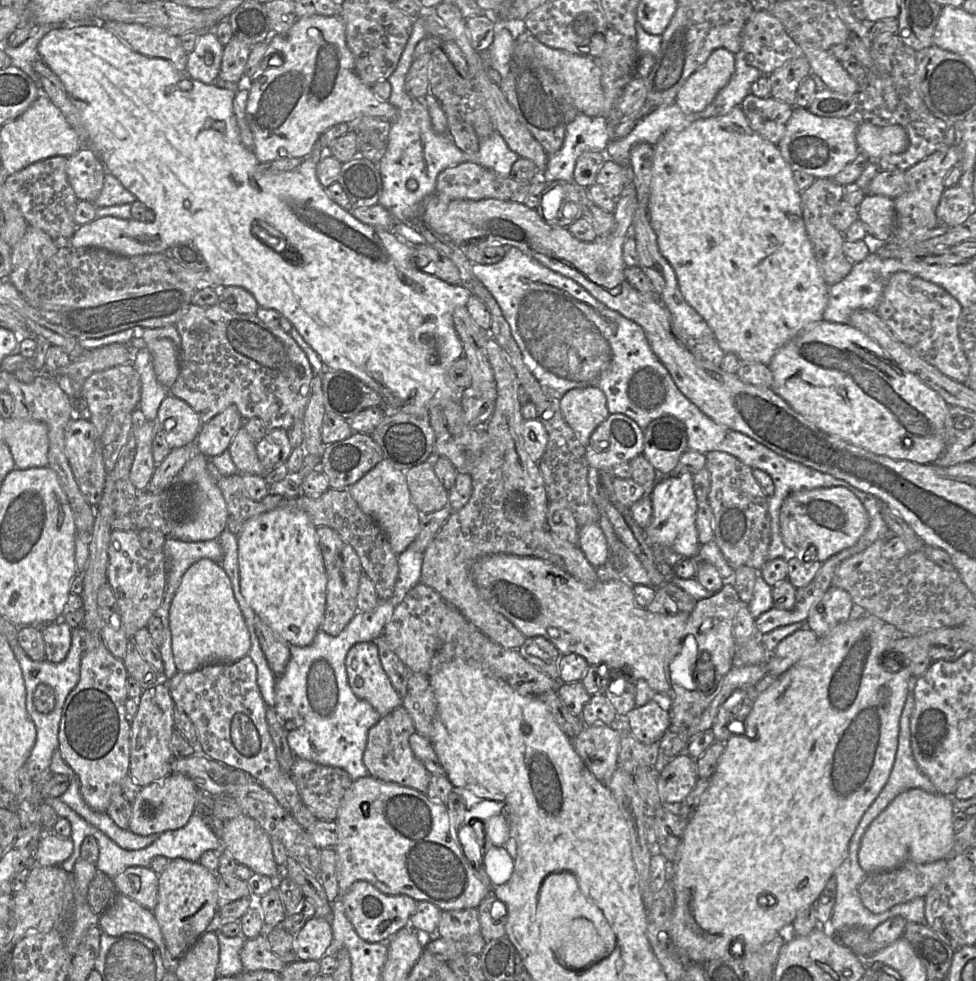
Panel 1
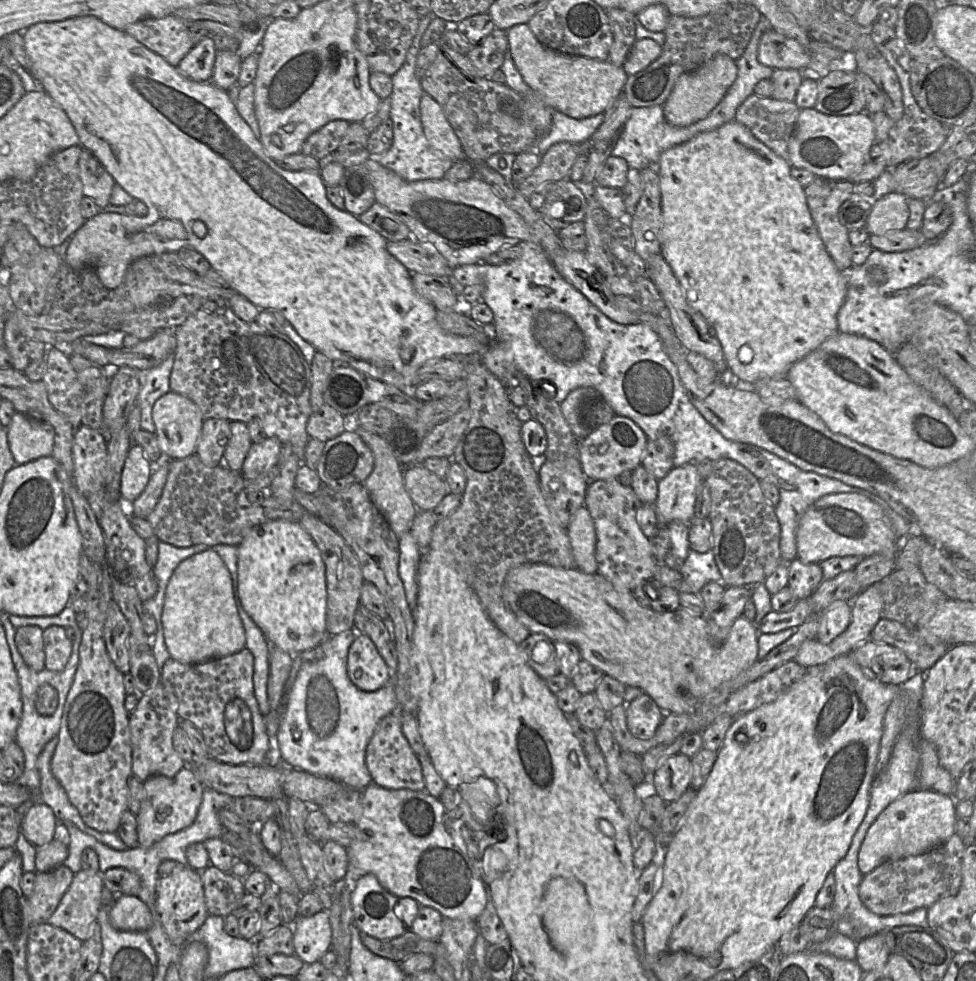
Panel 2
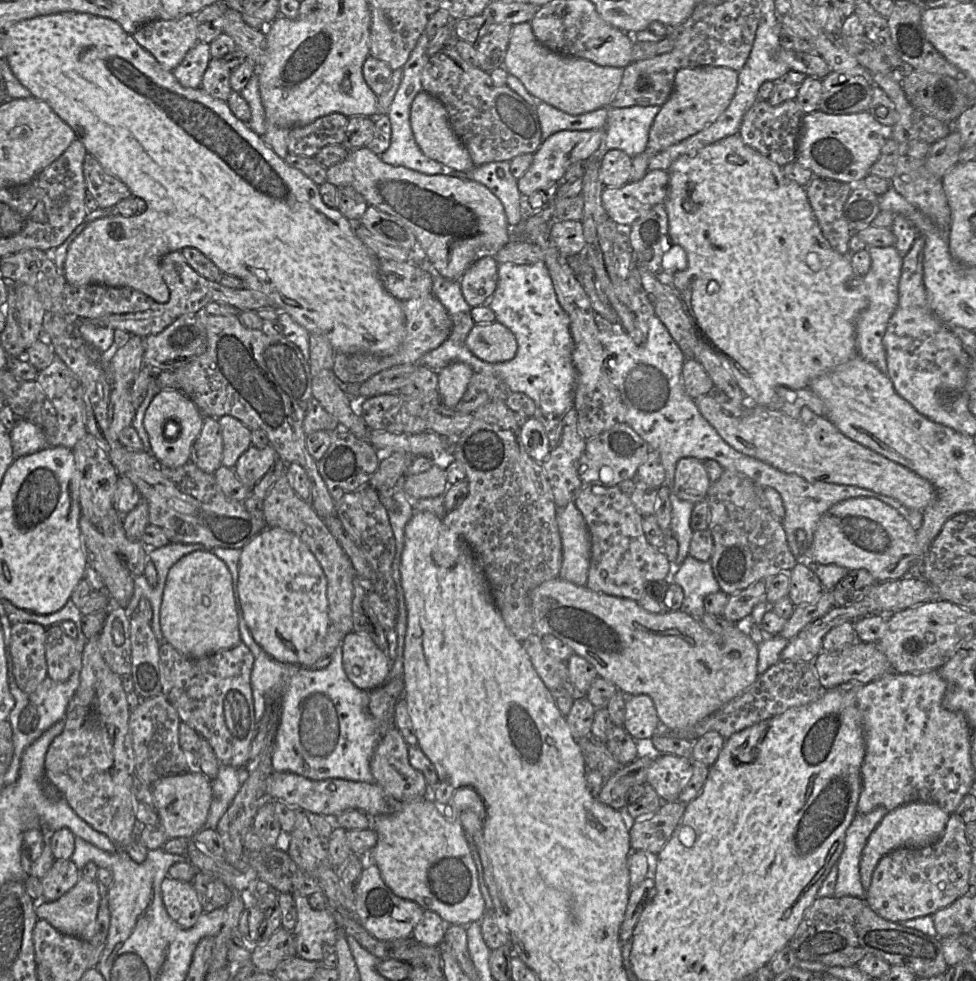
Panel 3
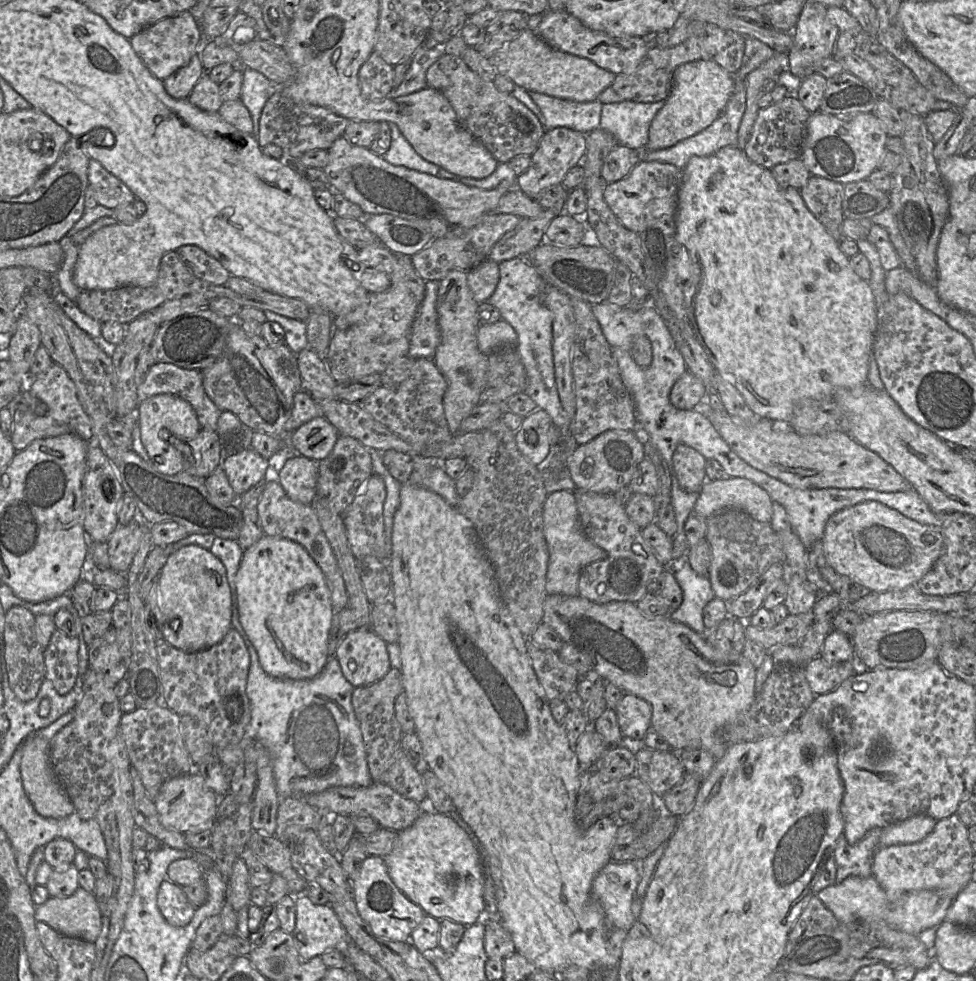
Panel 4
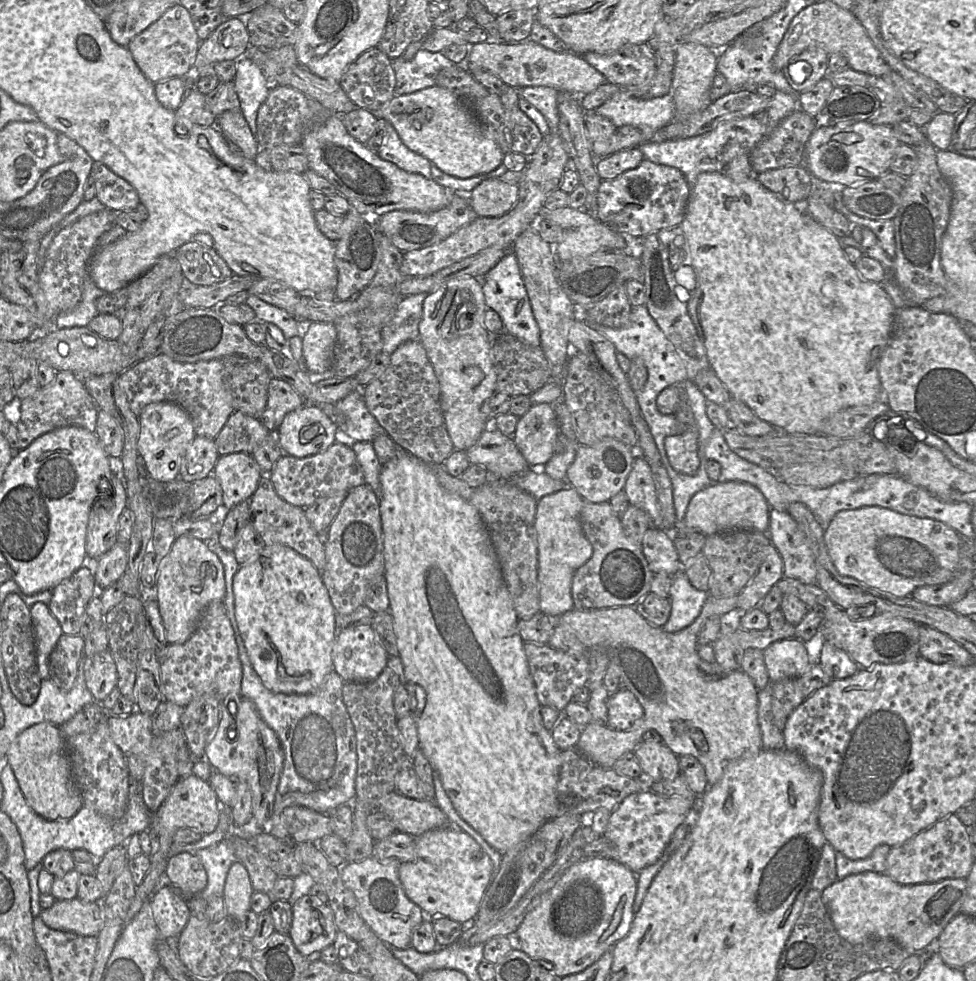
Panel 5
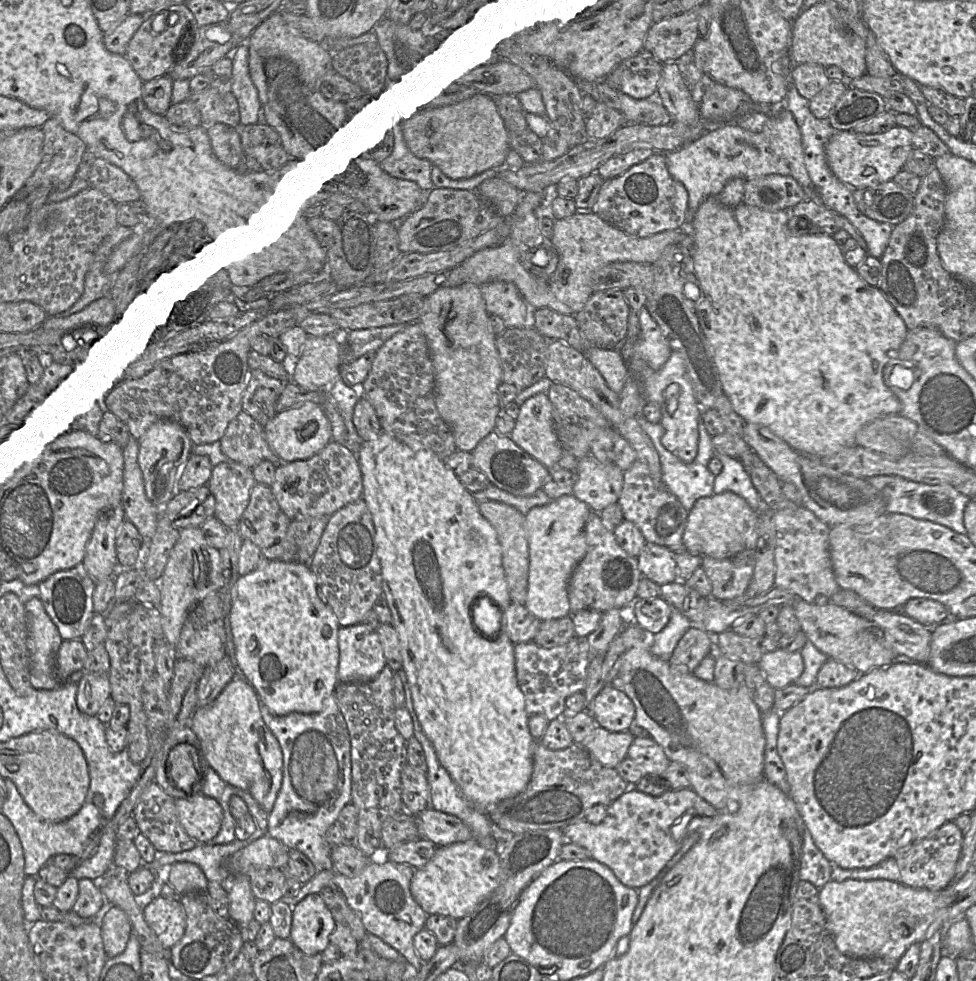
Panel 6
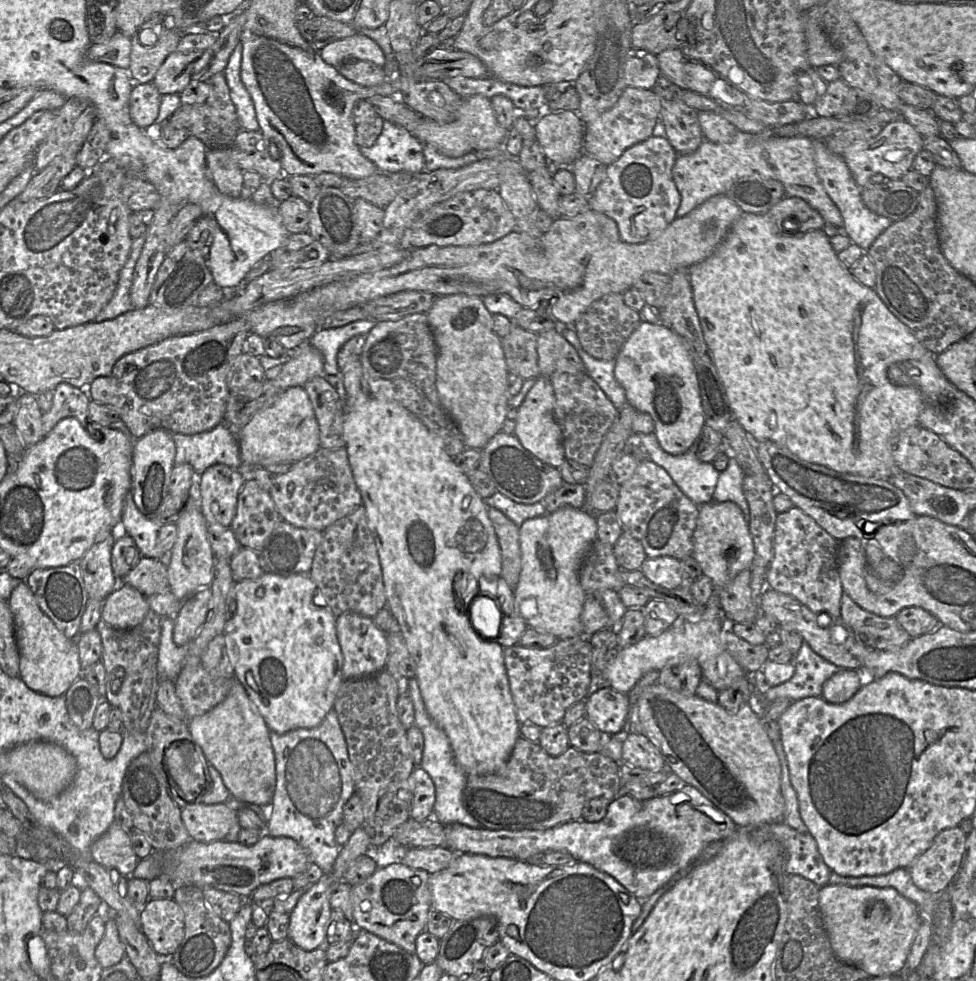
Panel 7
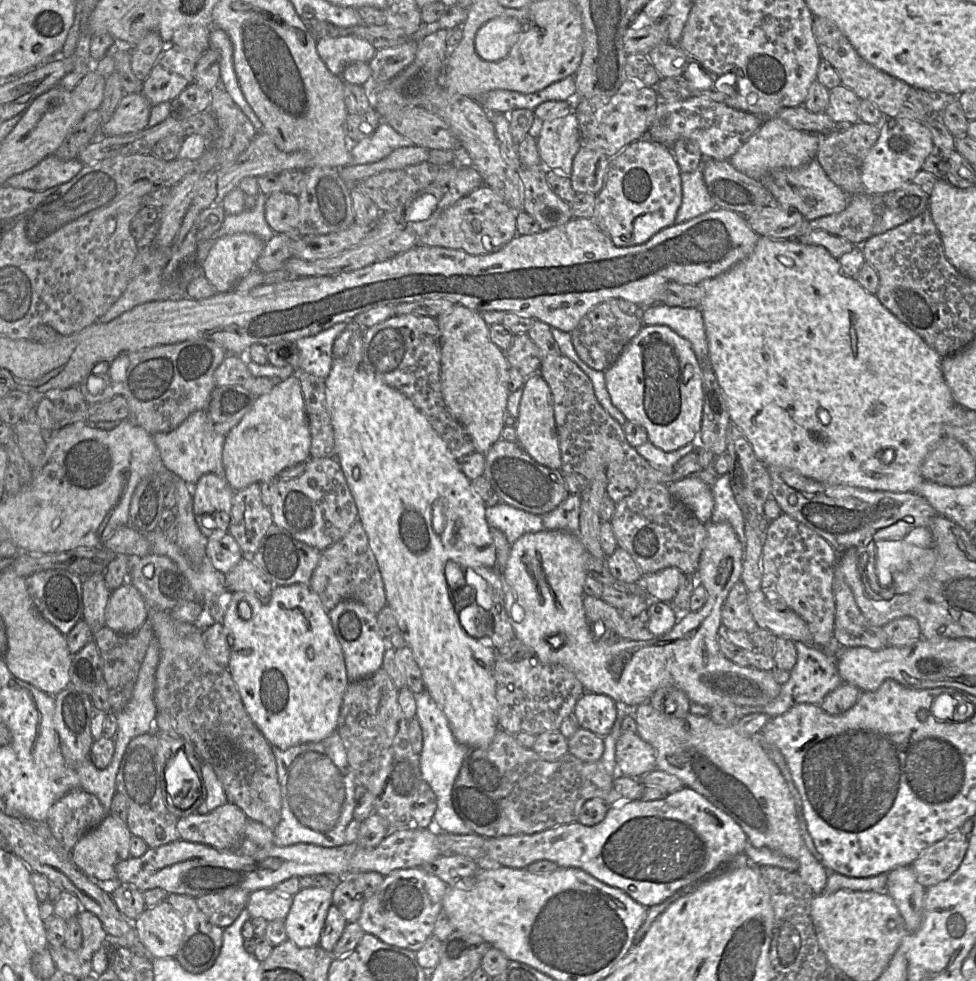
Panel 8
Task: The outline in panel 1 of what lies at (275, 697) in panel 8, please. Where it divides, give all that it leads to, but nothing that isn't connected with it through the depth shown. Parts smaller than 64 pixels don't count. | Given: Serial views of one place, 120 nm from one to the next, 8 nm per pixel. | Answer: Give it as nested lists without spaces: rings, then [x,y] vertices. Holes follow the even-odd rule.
[[[276,508],[246,521],[237,543],[240,592],[249,607],[288,645],[311,644],[323,622],[327,587],[316,526],[299,509]]]

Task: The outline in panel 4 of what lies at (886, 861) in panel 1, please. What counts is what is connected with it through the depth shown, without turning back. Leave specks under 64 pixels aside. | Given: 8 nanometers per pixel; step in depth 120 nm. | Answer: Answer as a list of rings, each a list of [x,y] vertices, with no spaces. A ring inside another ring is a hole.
[[[916,815],[901,822],[881,828],[879,847],[911,844],[925,838],[936,825],[927,815]]]

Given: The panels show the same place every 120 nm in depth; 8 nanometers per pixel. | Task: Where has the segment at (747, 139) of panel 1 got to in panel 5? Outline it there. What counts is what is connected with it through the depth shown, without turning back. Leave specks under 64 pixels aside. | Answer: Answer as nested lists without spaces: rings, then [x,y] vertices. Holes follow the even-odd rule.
[[[723,171],[723,172],[703,172],[703,173],[701,173],[701,174],[700,174],[700,175],[699,175],[699,176],[698,176],[698,178],[697,178],[697,181],[696,181],[696,183],[695,183],[695,184],[694,184],[694,186],[693,186],[693,187],[692,187],[692,188],[691,188],[691,189],[690,189],[690,198],[689,198],[689,201],[688,201],[688,204],[687,204],[687,208],[686,208],[686,213],[685,213],[685,217],[684,217],[684,219],[683,219],[683,221],[682,221],[682,223],[681,223],[681,224],[680,224],[680,226],[681,226],[681,228],[682,228],[682,229],[683,229],[683,231],[684,231],[684,233],[685,233],[685,235],[686,235],[686,238],[687,238],[687,241],[688,241],[688,244],[689,244],[689,248],[690,248],[690,252],[691,252],[691,259],[692,259],[692,265],[693,265],[693,274],[694,274],[694,277],[695,277],[695,280],[696,280],[696,286],[695,286],[695,289],[694,289],[694,290],[693,290],[693,291],[692,291],[692,292],[689,292],[689,291],[688,291],[688,290],[687,290],[687,289],[686,289],[686,288],[684,288],[684,285],[683,285],[683,284],[684,284],[684,281],[682,281],[682,279],[679,279],[679,278],[678,278],[678,271],[676,271],[676,270],[675,270],[675,278],[676,278],[676,281],[677,281],[677,284],[678,284],[678,285],[679,285],[679,286],[680,286],[680,287],[681,287],[681,289],[680,289],[680,291],[681,291],[681,292],[682,292],[682,291],[687,291],[687,292],[688,292],[688,293],[689,293],[689,294],[690,294],[690,295],[689,295],[689,298],[688,298],[688,300],[687,300],[687,306],[688,306],[688,312],[689,312],[689,315],[690,315],[690,317],[691,317],[691,319],[692,319],[692,321],[693,321],[693,323],[694,323],[694,325],[695,325],[695,327],[696,327],[696,330],[697,330],[697,333],[698,333],[698,335],[699,335],[699,337],[700,337],[700,339],[701,339],[701,341],[702,341],[702,342],[703,342],[703,344],[704,344],[704,346],[705,346],[705,349],[706,349],[706,354],[707,354],[707,357],[708,357],[708,360],[709,360],[709,363],[710,363],[710,367],[711,367],[711,368],[712,368],[712,369],[713,369],[713,370],[714,370],[714,372],[715,372],[715,373],[716,373],[716,375],[717,375],[717,376],[718,376],[718,378],[719,378],[719,379],[720,379],[720,380],[721,380],[721,381],[722,381],[722,383],[723,383],[723,384],[724,384],[724,385],[725,385],[725,386],[726,386],[726,388],[727,388],[727,389],[728,389],[728,391],[729,391],[729,392],[730,392],[730,394],[731,394],[731,396],[732,396],[732,397],[734,397],[734,398],[736,398],[736,399],[738,399],[738,400],[740,400],[740,401],[742,401],[742,402],[743,402],[743,403],[745,403],[745,404],[746,404],[746,405],[747,405],[747,406],[748,406],[748,407],[749,407],[749,408],[750,408],[750,409],[751,409],[751,410],[752,410],[752,411],[753,411],[753,412],[754,412],[754,413],[755,413],[755,414],[756,414],[756,415],[757,415],[757,416],[758,416],[758,417],[759,417],[759,418],[760,418],[760,419],[761,419],[761,420],[764,420],[764,421],[766,421],[766,422],[768,422],[768,423],[769,423],[769,424],[771,424],[771,425],[772,425],[772,426],[773,426],[773,427],[774,427],[774,428],[775,428],[775,429],[777,429],[777,430],[779,430],[779,431],[783,431],[783,432],[786,432],[786,433],[789,433],[789,434],[819,434],[819,433],[820,433],[820,427],[821,427],[821,424],[822,424],[822,423],[823,423],[823,422],[824,422],[824,421],[825,421],[825,420],[826,420],[826,419],[827,419],[827,418],[829,418],[829,417],[830,417],[830,416],[831,416],[831,415],[832,415],[832,414],[834,414],[834,413],[836,413],[836,412],[837,412],[837,411],[839,411],[839,410],[842,410],[842,409],[844,409],[844,408],[847,408],[847,407],[851,407],[851,406],[859,406],[859,405],[869,405],[869,404],[872,404],[872,403],[874,403],[874,402],[877,402],[877,401],[881,401],[881,400],[884,400],[884,392],[883,392],[883,388],[882,388],[882,385],[881,385],[881,382],[880,382],[880,378],[879,378],[879,373],[878,373],[878,367],[879,367],[879,362],[880,362],[880,359],[881,359],[881,356],[882,356],[882,354],[883,354],[883,352],[884,352],[884,350],[885,350],[885,348],[886,348],[886,346],[887,346],[887,344],[888,344],[888,342],[889,342],[889,339],[890,339],[890,336],[891,336],[891,332],[892,332],[892,328],[893,328],[893,323],[894,323],[894,319],[895,319],[895,313],[896,313],[896,311],[897,311],[897,308],[896,308],[896,307],[895,307],[895,306],[894,306],[894,304],[893,304],[893,302],[892,302],[892,300],[891,300],[891,298],[890,298],[890,297],[889,297],[889,295],[888,295],[888,294],[887,294],[887,292],[886,292],[886,291],[885,291],[885,289],[884,289],[884,288],[883,288],[883,286],[882,286],[882,285],[881,285],[881,284],[879,284],[879,283],[875,283],[875,282],[872,282],[872,281],[868,281],[868,280],[864,280],[864,279],[863,279],[863,278],[862,278],[862,277],[861,277],[861,276],[860,276],[860,275],[859,275],[859,273],[858,273],[858,271],[857,271],[857,270],[856,270],[856,268],[855,268],[855,266],[854,266],[854,264],[852,264],[852,263],[851,263],[851,262],[850,262],[850,261],[849,261],[849,260],[848,260],[848,258],[847,258],[847,256],[846,256],[846,255],[845,255],[845,252],[844,252],[844,246],[843,246],[843,245],[842,245],[842,243],[841,243],[841,240],[840,240],[840,239],[839,239],[839,238],[838,238],[838,237],[836,237],[836,236],[835,236],[835,235],[834,235],[834,234],[833,234],[833,233],[832,233],[832,232],[830,232],[830,231],[829,231],[829,230],[828,230],[828,229],[827,229],[827,228],[825,228],[825,227],[824,227],[824,226],[823,226],[823,225],[821,225],[821,224],[820,224],[820,223],[818,223],[818,222],[817,222],[817,221],[816,221],[816,220],[814,220],[814,219],[813,219],[813,218],[812,218],[812,217],[811,217],[811,216],[810,216],[810,215],[809,215],[809,214],[808,214],[808,213],[807,213],[807,212],[806,212],[806,211],[805,211],[805,209],[804,209],[804,208],[803,208],[803,206],[804,206],[804,204],[796,204],[796,203],[793,203],[793,202],[789,202],[789,201],[787,201],[787,200],[782,200],[782,199],[781,199],[781,198],[779,198],[779,197],[778,197],[778,196],[777,196],[777,195],[776,195],[776,194],[775,194],[775,193],[773,193],[773,192],[771,192],[771,191],[770,191],[770,190],[768,190],[768,189],[767,189],[767,188],[766,188],[766,187],[764,187],[764,186],[763,186],[763,185],[762,185],[762,184],[761,184],[761,183],[760,183],[760,182],[759,182],[759,181],[758,181],[758,180],[757,180],[757,178],[756,178],[756,177],[755,177],[755,176],[753,176],[753,177],[751,177],[751,178],[749,178],[749,179],[748,179],[748,180],[747,180],[747,181],[745,181],[745,182],[742,182],[742,183],[735,183],[735,182],[733,182],[733,181],[732,181],[732,180],[731,180],[731,179],[730,179],[730,178],[729,178],[729,177],[727,177],[727,176],[726,176],[726,175],[725,175],[725,173],[724,173],[724,171]]]

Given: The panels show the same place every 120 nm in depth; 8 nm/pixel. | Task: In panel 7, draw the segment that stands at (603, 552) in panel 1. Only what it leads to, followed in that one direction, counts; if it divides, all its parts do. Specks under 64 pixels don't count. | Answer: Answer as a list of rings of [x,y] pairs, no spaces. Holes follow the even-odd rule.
[[[567,506],[522,523],[519,529],[522,568],[519,581],[514,588],[514,613],[522,618],[529,628],[552,634],[557,640],[584,636],[580,616],[588,595],[580,584],[579,572],[596,540],[596,514],[584,508],[575,509]]]

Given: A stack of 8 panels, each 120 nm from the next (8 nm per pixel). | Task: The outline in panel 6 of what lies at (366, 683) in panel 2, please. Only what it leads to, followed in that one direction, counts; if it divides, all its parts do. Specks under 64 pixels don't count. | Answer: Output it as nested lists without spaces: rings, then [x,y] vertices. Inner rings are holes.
[[[365,624],[338,630],[338,682],[372,680],[386,666],[377,632]]]

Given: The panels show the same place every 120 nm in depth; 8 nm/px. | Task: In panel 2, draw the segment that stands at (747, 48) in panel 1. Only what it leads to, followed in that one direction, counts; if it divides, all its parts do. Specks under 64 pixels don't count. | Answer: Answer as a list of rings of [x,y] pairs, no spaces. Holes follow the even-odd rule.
[[[774,29],[764,32],[758,46],[758,61],[773,69],[806,68],[812,55],[795,39],[786,37]]]

